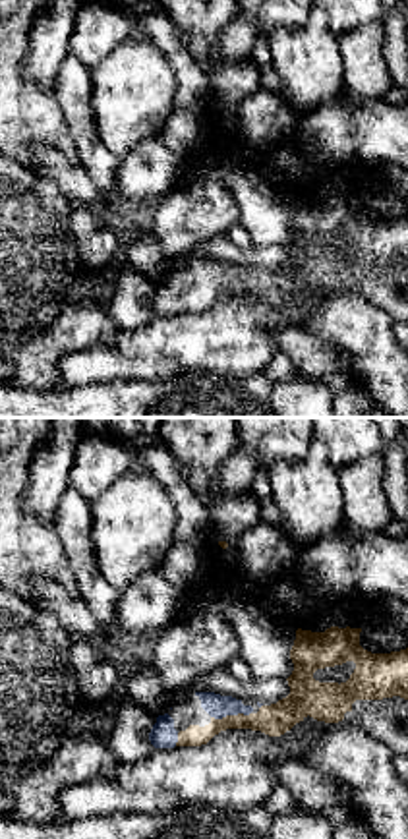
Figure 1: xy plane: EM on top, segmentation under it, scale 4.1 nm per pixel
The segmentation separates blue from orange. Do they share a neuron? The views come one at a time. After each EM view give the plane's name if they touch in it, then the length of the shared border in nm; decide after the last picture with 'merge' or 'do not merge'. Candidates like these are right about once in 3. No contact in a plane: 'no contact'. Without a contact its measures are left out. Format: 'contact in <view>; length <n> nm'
contact in xy; length 170 nm

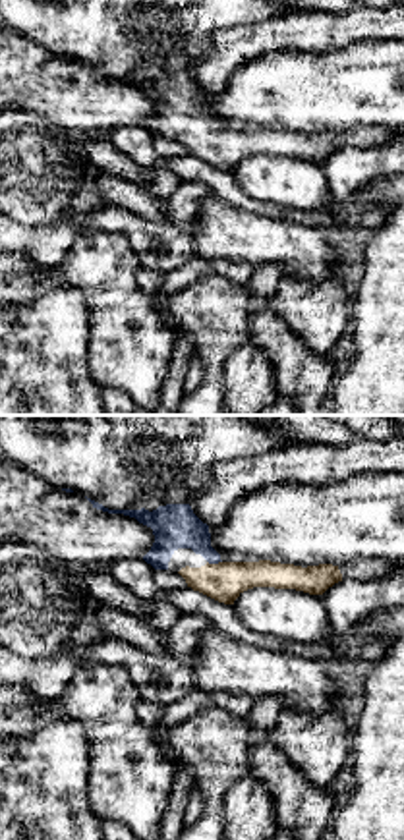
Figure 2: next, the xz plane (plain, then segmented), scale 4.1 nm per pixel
contact in xz; length 60 nm

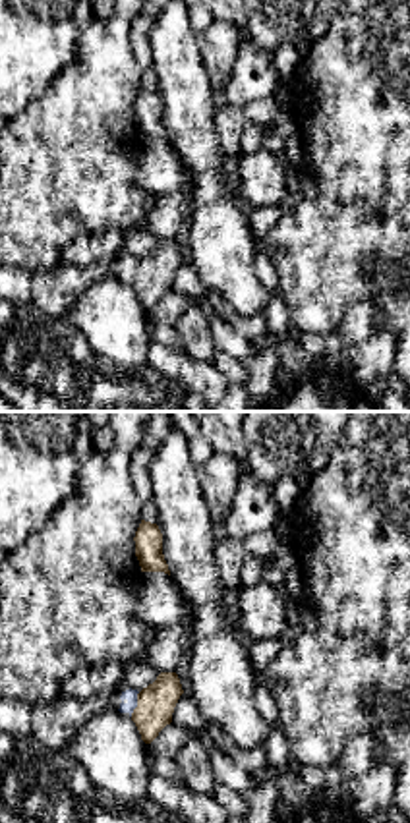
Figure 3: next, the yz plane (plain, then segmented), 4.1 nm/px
contact in yz; length 110 nm

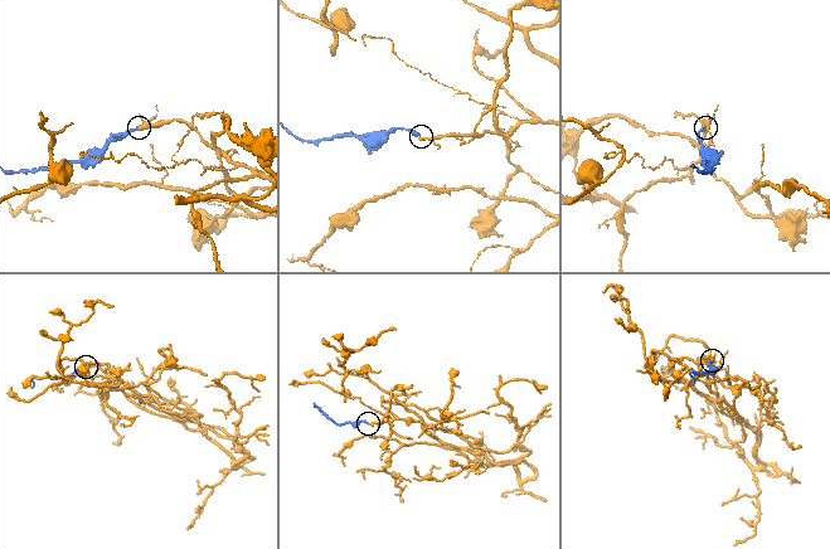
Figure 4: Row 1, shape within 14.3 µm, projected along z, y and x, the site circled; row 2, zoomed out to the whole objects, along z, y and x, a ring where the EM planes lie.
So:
merge

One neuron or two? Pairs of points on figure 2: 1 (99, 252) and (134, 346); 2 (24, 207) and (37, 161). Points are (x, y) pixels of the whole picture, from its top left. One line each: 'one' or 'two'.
1: one
2: one

